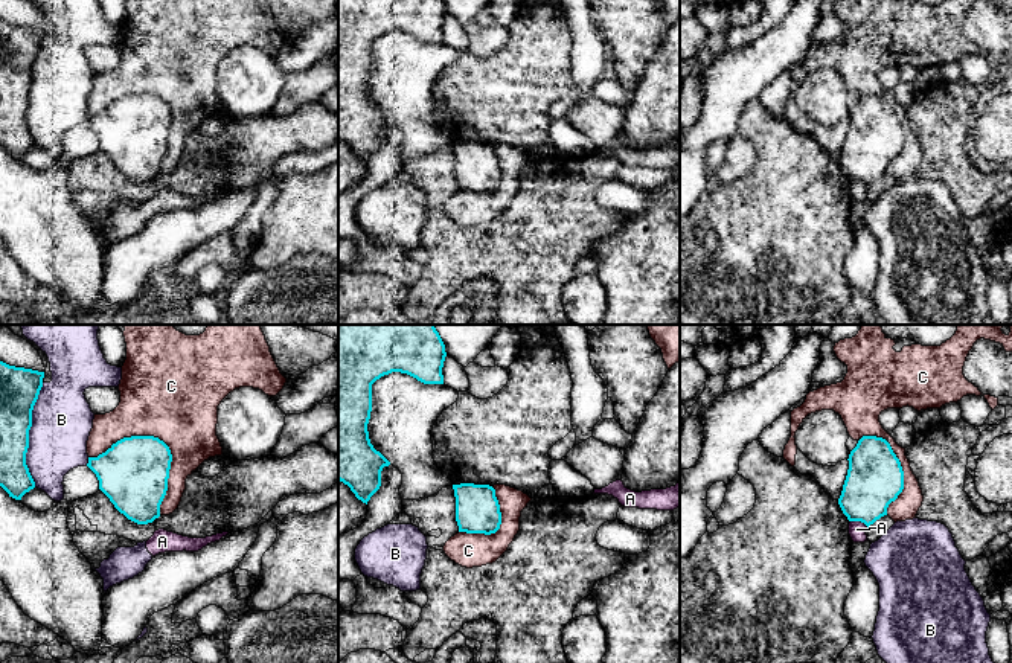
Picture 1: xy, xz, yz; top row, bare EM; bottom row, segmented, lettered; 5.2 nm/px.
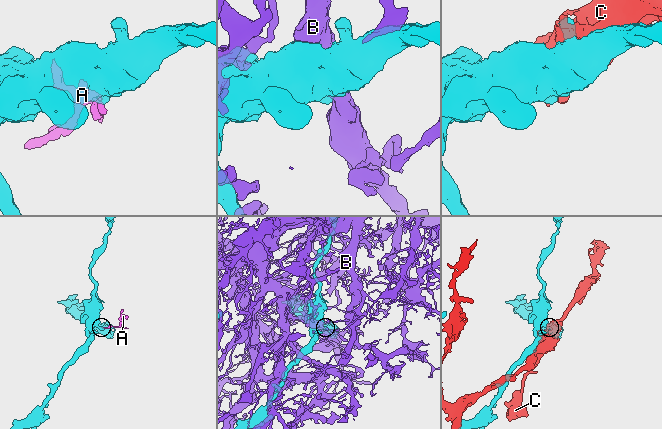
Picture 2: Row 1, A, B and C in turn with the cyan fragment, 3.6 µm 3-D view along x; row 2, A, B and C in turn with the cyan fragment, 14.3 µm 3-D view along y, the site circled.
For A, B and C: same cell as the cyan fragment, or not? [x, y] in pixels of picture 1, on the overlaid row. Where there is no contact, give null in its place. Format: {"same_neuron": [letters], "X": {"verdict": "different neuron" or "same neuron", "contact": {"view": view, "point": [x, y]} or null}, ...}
{"same_neuron": [], "A": {"verdict": "different neuron", "contact": {"view": "yz", "point": [860, 520]}}, "B": {"verdict": "different neuron", "contact": {"view": "xy", "point": [28, 435]}}, "C": {"verdict": "different neuron", "contact": {"view": "xy", "point": [162, 441]}}}

